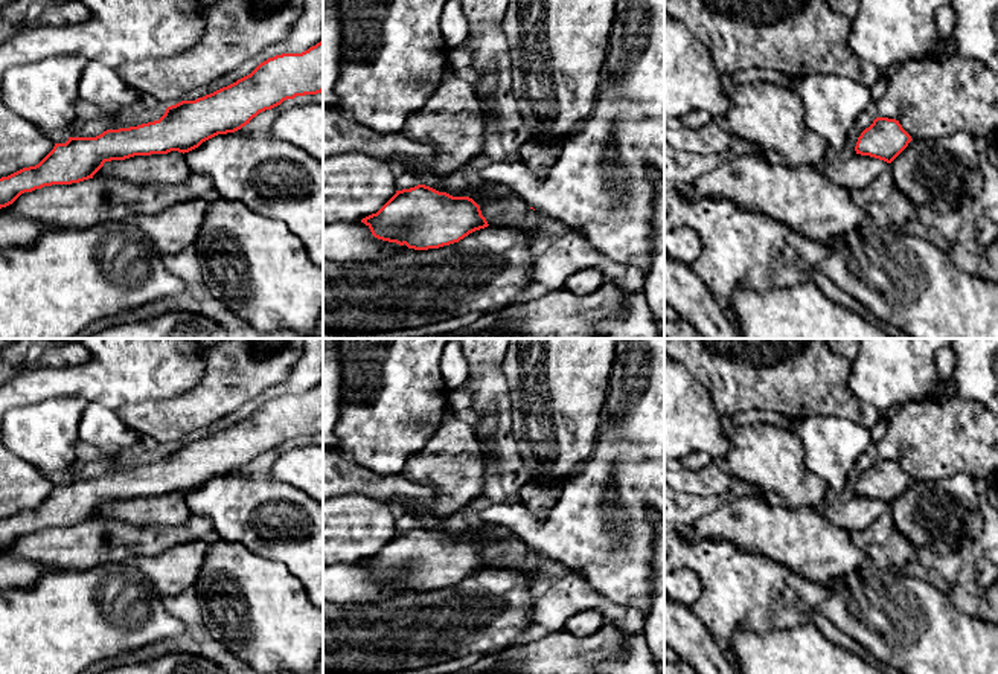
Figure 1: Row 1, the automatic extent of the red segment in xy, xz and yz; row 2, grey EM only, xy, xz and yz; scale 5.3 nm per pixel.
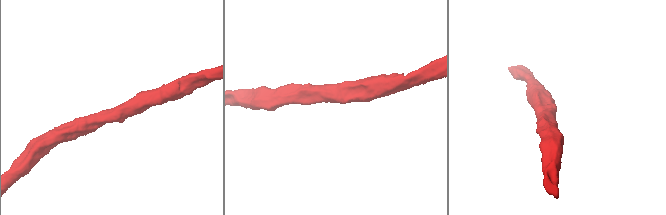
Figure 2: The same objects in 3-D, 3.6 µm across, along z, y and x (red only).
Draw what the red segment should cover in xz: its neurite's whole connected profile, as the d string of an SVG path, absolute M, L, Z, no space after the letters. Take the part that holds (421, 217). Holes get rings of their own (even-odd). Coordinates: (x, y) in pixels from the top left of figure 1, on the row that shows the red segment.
M417 185L396 194L376 212L361 220L378 239L414 250L439 249L459 242L469 233L488 227L480 206L469 197L453 197L430 186Z

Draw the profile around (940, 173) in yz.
M961 131L939 139L913 139L890 163L890 171L897 188L916 206L929 206L936 213L958 207L964 200L977 198L984 186L975 139Z

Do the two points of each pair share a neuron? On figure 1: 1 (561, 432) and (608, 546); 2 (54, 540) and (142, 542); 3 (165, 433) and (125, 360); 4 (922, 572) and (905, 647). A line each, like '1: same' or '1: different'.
1: different
2: same
3: different
4: different

